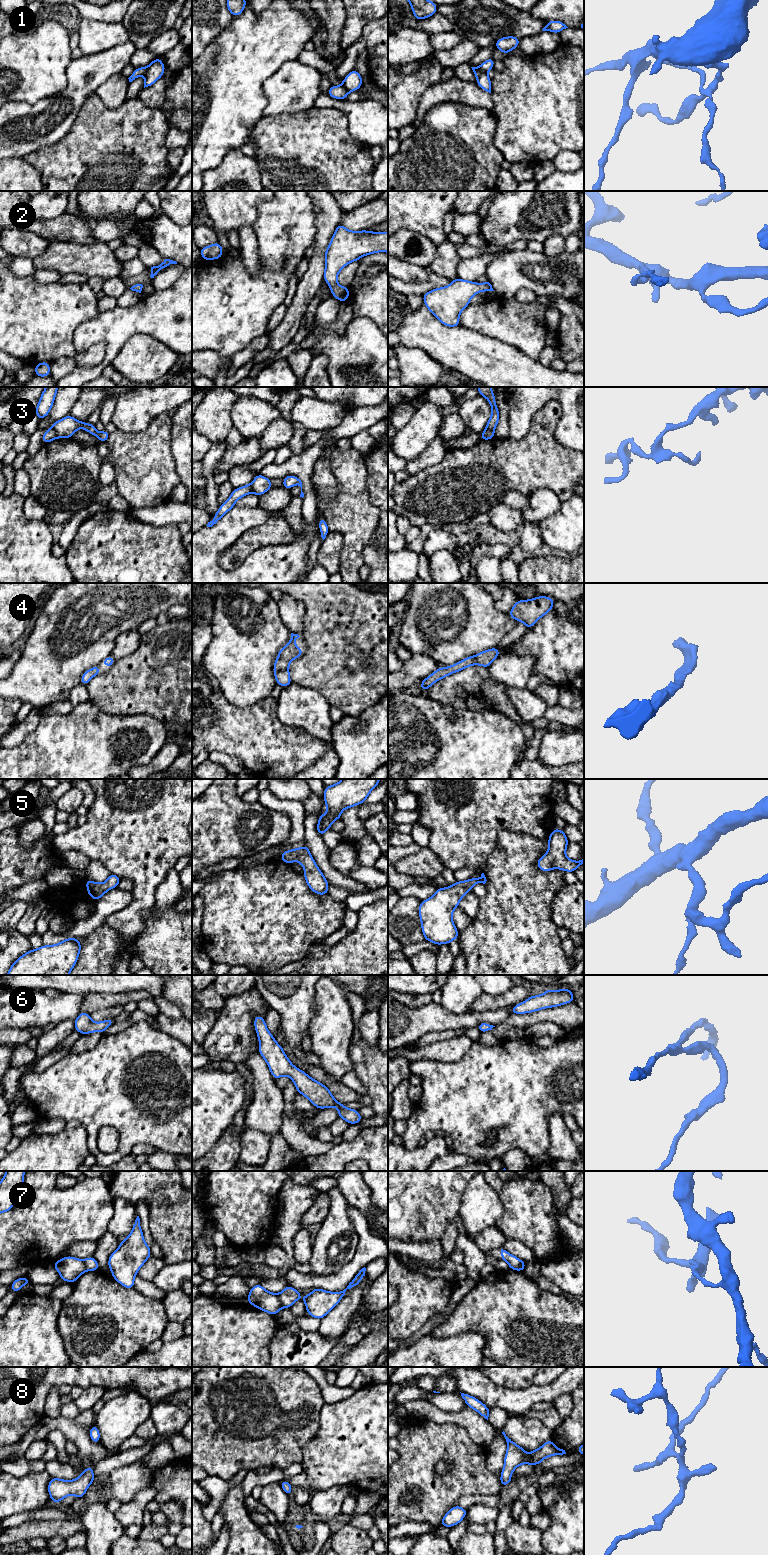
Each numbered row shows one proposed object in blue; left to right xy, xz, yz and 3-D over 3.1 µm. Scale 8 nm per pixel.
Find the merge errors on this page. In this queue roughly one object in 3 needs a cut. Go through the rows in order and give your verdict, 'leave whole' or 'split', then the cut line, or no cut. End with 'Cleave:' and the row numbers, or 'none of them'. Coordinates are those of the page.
1: split | yz (478, 67), (486, 73)
2: leave whole | no cut
3: split | xy (52, 428), (57, 437)
4: leave whole | no cut
5: leave whole | no cut
6: leave whole | no cut
7: split | xz (277, 1294), (282, 1306)
8: leave whole | no cut
Cleave: 1, 3, 7

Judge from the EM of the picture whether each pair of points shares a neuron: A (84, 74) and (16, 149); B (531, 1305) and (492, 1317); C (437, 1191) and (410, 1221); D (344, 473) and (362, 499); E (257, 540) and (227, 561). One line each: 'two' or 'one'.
A: one
B: one
C: one
D: one
E: one

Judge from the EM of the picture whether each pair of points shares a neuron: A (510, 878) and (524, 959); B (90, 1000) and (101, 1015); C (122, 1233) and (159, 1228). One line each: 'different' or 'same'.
A: same
B: different
C: different

